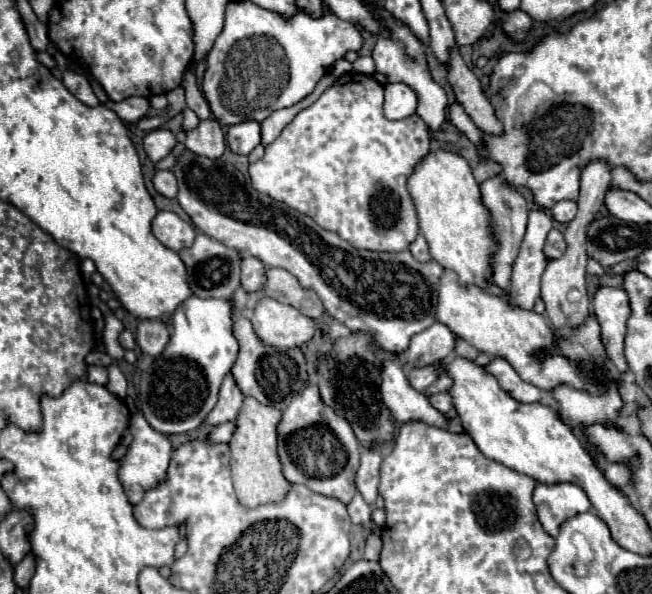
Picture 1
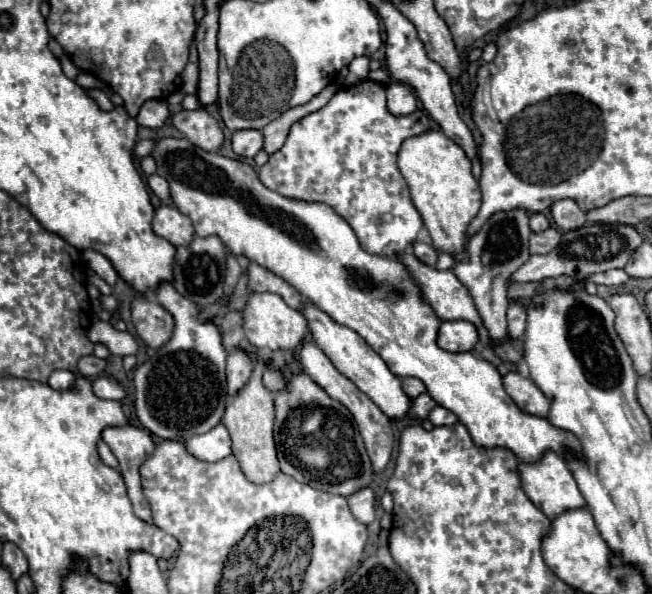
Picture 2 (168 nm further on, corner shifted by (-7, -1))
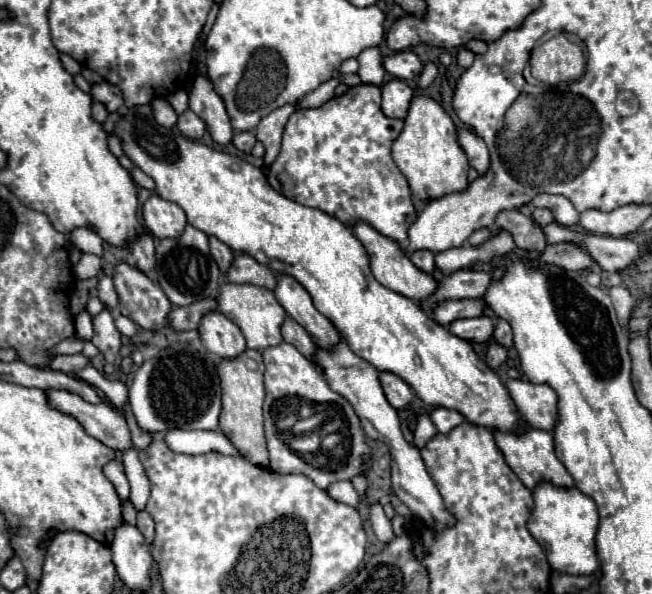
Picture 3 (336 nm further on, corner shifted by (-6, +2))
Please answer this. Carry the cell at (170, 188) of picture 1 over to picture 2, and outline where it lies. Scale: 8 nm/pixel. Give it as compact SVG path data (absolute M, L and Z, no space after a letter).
M150 175L148 177L148 187L154 191L156 197L160 197L164 203L170 201L170 189L168 189L168 183L166 179L162 179L160 175Z

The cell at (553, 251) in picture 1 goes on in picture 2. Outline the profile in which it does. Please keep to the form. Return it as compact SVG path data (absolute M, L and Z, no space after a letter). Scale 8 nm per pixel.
M554 227L540 231L540 233L532 233L530 235L530 253L550 253L558 245L558 239L560 239L560 233Z

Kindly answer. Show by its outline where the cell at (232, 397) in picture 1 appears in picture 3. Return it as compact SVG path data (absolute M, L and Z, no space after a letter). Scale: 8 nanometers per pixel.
M221 312L205 314L199 324L199 334L203 346L221 360L237 358L247 350L245 336L241 334L241 330Z

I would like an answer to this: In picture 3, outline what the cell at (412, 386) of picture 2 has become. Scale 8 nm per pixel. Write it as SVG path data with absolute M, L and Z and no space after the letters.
M379 372L379 380L381 380L383 392L385 392L389 404L391 404L395 410L405 408L405 406L413 400L413 396L415 396L413 388L411 388L405 380L401 380L399 376L395 376L395 374L391 374L391 372Z

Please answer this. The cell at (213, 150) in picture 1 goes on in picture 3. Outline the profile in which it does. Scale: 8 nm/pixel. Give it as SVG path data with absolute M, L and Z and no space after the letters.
M185 110L181 116L179 116L179 122L177 122L177 128L191 140L201 140L207 126L205 122L191 110Z

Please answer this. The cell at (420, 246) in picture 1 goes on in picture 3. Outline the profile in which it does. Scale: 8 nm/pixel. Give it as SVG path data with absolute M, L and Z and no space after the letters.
M429 250L411 252L411 254L409 254L409 260L411 260L417 268L421 268L423 272L427 272L427 274L431 274L431 272L435 270L435 254L429 252Z

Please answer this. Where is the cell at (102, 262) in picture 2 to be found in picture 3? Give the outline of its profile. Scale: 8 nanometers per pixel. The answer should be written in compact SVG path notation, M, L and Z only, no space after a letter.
M75 228L71 232L71 244L83 254L95 254L103 258L103 240L91 228Z

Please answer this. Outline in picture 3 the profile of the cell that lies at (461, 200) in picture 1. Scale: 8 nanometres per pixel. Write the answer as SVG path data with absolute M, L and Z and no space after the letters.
M413 98L405 118L405 128L393 142L391 156L397 168L405 174L413 198L419 202L431 202L453 192L463 192L469 186L469 164L465 152L457 144L455 124L441 104L431 98Z

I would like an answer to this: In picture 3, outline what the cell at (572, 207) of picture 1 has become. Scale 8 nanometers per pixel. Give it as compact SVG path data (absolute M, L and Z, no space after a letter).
M539 194L531 200L535 208L549 208L555 216L555 222L561 226L577 226L579 224L579 212L573 208L571 200L565 196L553 196L553 194Z

